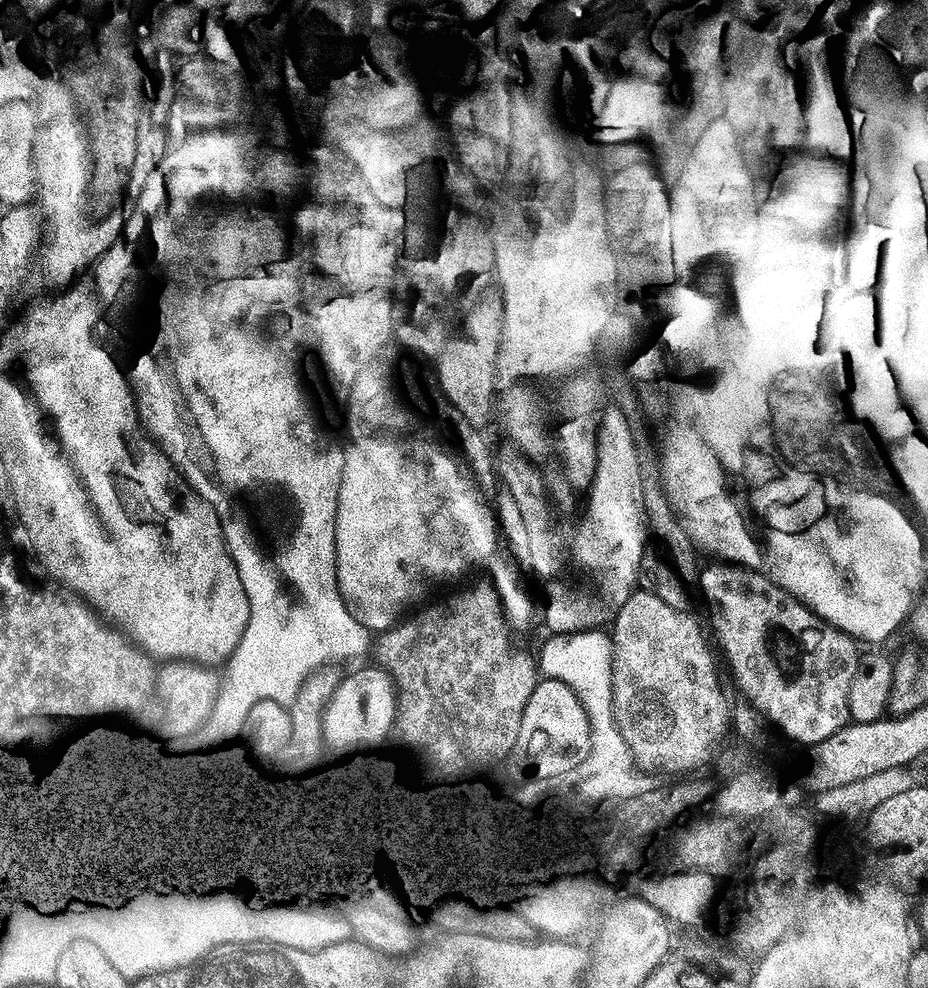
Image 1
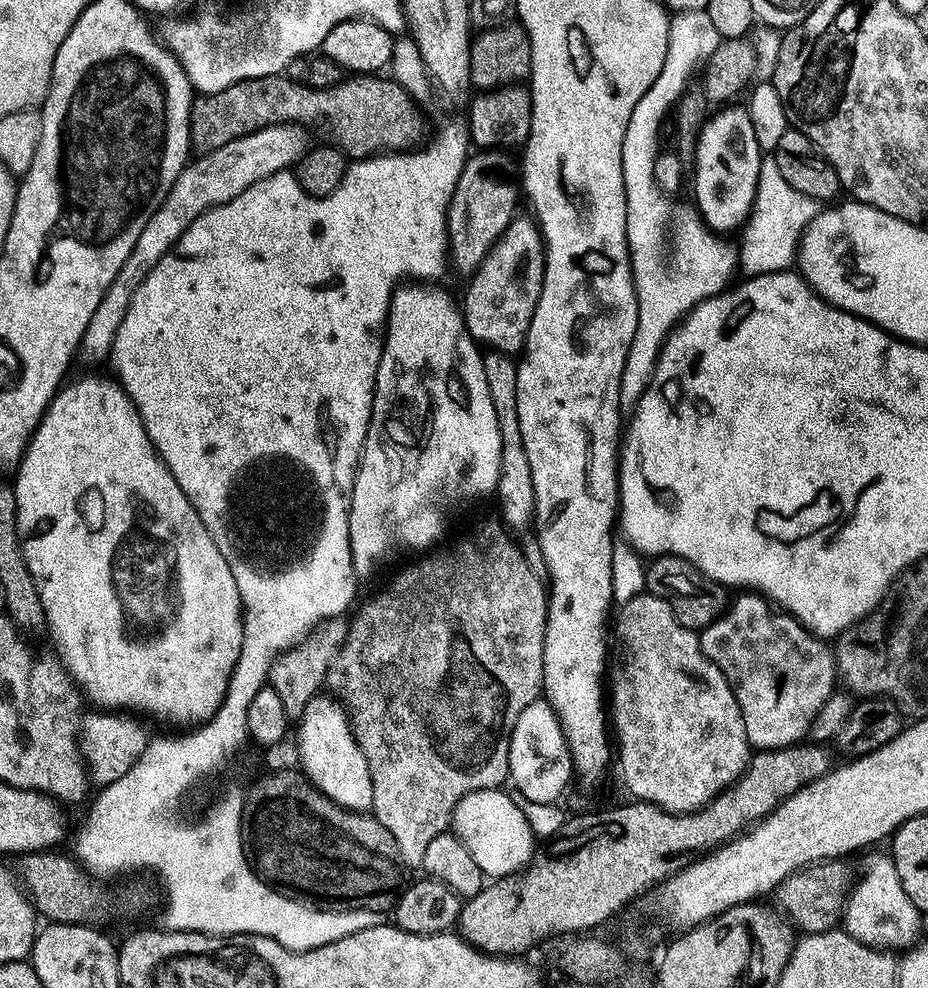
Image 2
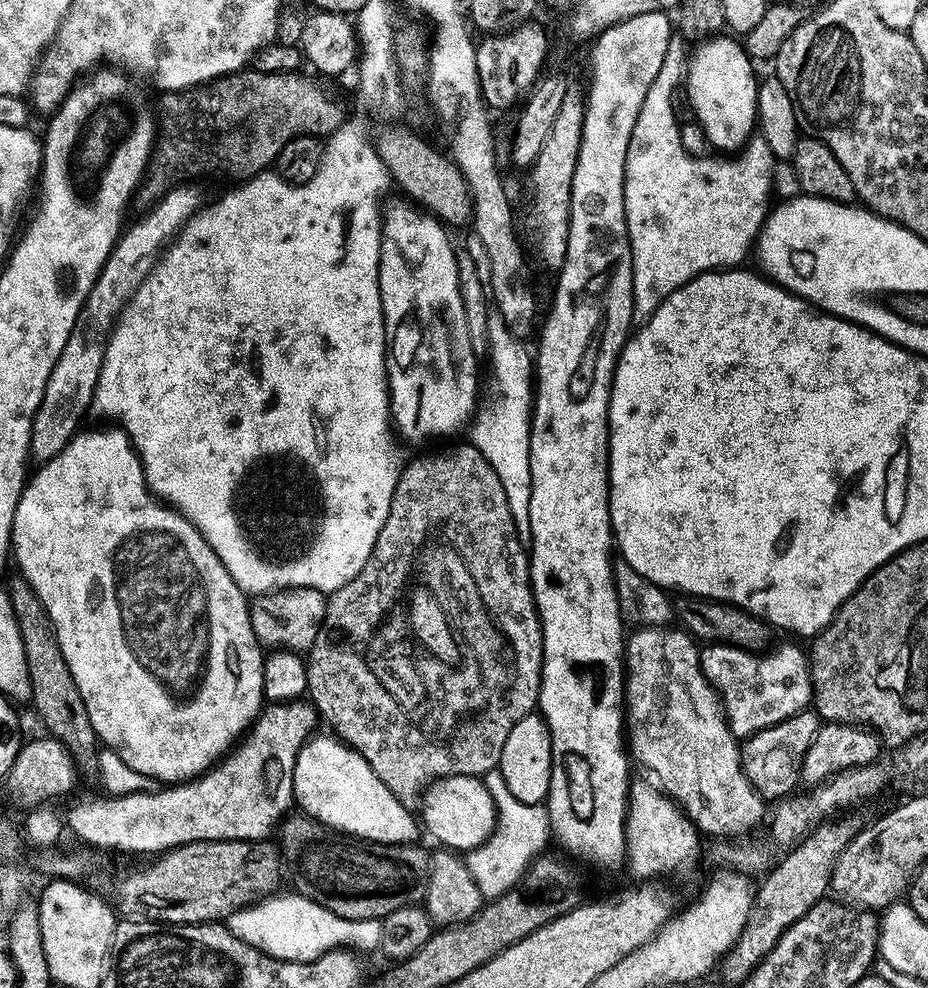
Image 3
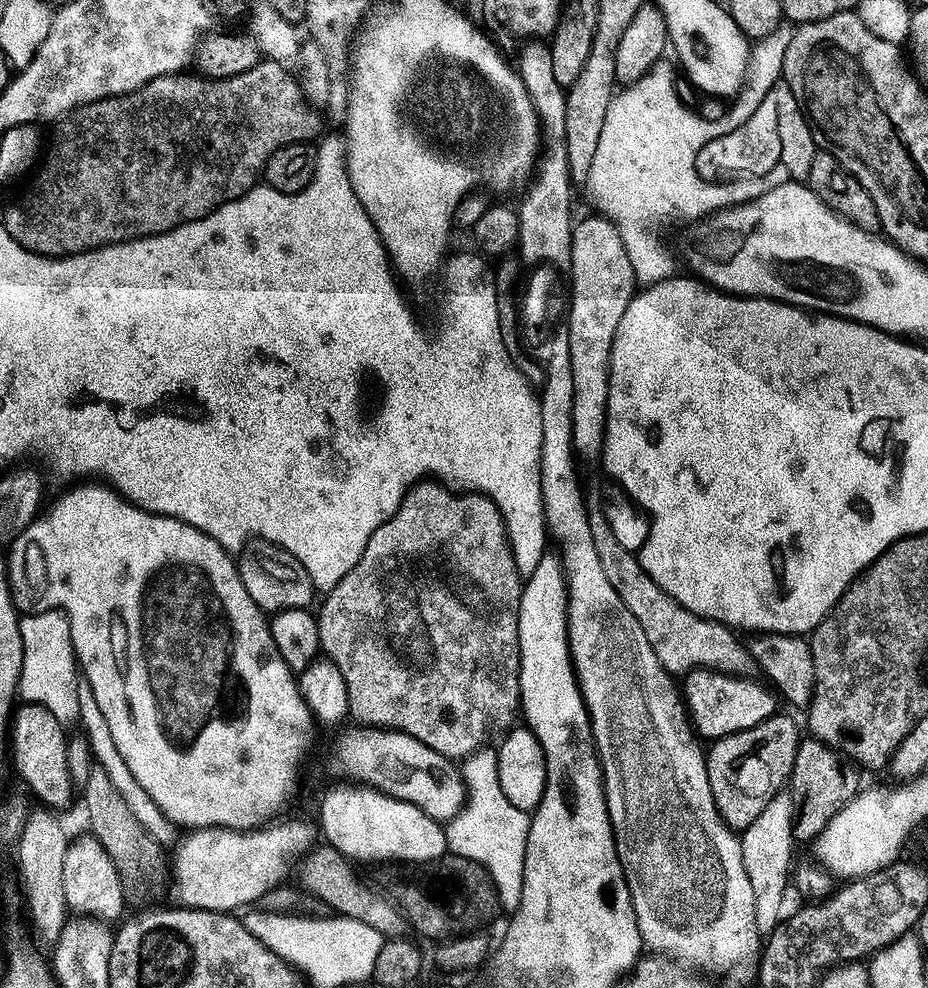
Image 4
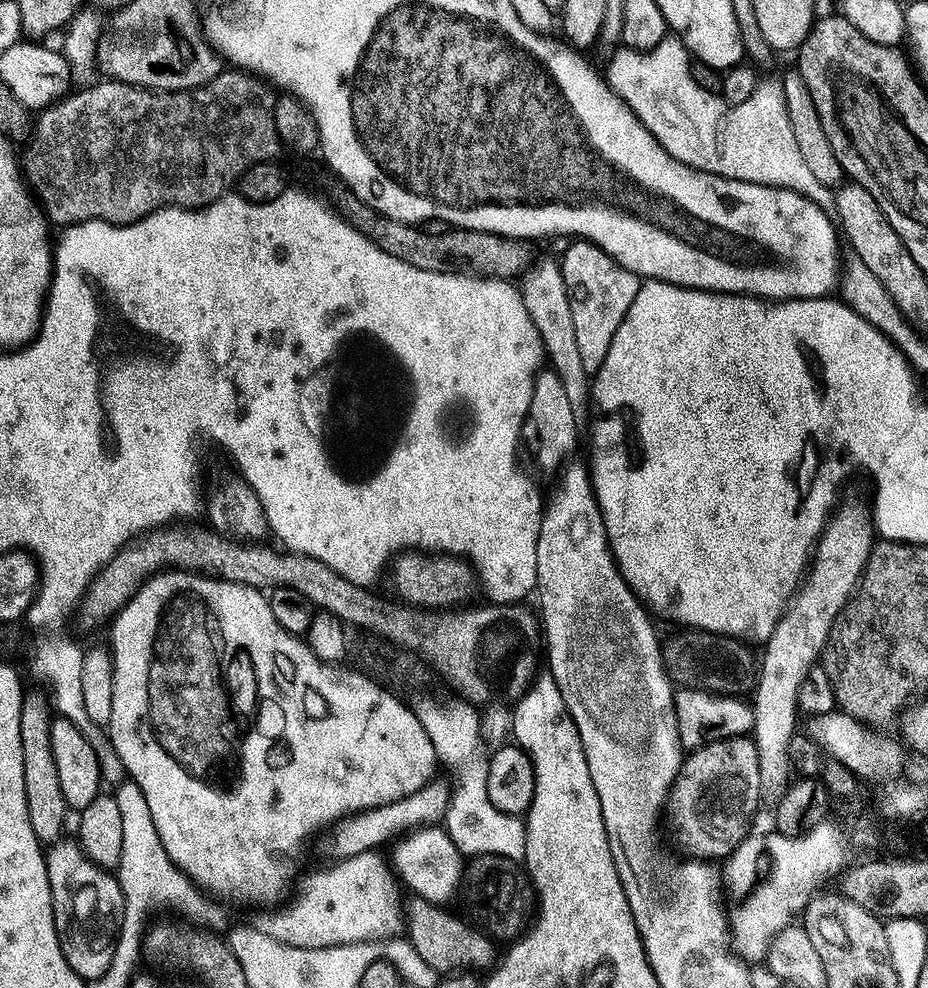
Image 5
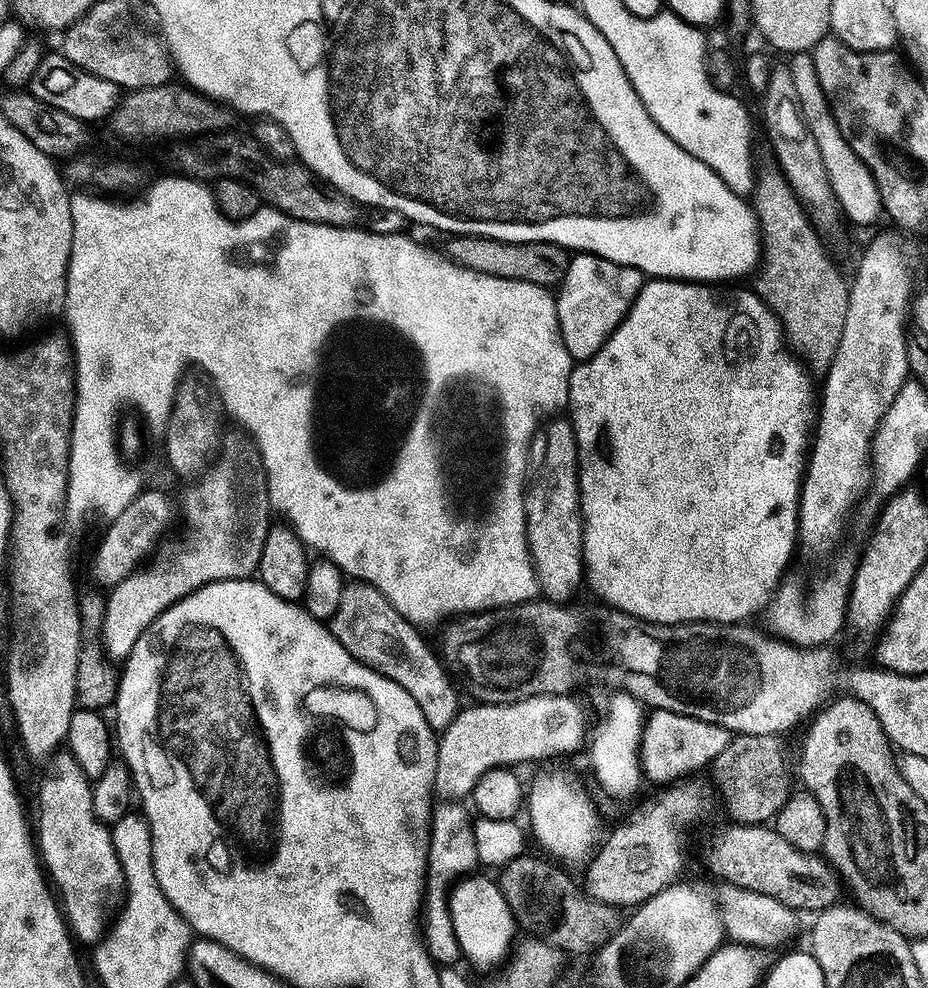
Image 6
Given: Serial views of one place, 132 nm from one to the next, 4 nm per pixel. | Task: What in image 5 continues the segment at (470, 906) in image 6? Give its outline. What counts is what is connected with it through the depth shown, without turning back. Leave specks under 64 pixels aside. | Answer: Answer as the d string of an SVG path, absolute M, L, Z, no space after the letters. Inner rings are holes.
M425 826L415 829L403 838L395 841L396 849L392 852L392 858L390 857L390 864L394 870L395 875L399 877L405 884L408 883L410 891L414 892L419 899L428 900L432 904L439 904L441 906L447 905L448 899L455 894L456 891L461 891L462 877L466 872L466 860L465 857L456 849L451 838L448 837L447 831L440 826Z

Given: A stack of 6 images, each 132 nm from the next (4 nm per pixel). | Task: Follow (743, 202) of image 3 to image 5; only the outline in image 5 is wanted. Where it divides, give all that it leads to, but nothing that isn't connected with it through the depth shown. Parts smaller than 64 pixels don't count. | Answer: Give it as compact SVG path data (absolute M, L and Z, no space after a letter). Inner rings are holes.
M665 35L664 40L658 42L653 48L648 48L644 52L639 52L636 48L629 48L627 46L620 46L615 49L616 52L608 60L608 72L606 68L606 79L608 85L617 92L622 99L626 102L626 106L630 106L630 110L639 118L640 121L650 130L650 134L654 134L654 138L659 144L669 152L676 160L681 160L684 164L689 164L691 168L696 168L700 172L714 173L716 176L730 177L731 180L736 181L748 181L751 184L756 185L770 185L775 188L786 188L792 192L798 192L806 197L808 200L815 202L819 208L830 210L835 207L835 193L833 189L822 182L819 182L818 178L811 173L811 169L808 168L806 161L803 159L803 155L799 153L798 142L794 142L794 130L790 130L790 118L788 117L788 111L784 105L784 98L781 89L774 83L764 84L764 82L757 83L756 88L753 90L753 94L750 98L747 98L741 104L732 104L729 106L725 103L724 97L717 94L715 91L707 92L698 81L692 77L692 64L690 59L690 53L679 38L675 35Z

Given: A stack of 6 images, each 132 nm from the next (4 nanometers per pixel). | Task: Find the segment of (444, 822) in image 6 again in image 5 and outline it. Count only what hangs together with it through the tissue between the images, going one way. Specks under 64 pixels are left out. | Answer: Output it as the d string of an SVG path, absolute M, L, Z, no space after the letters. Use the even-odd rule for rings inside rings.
M372 849L370 851L362 851L360 854L348 856L344 860L336 860L332 867L320 870L318 872L312 872L308 876L304 877L300 882L299 880L295 883L292 895L294 894L292 900L291 898L287 901L287 904L281 905L280 910L266 908L257 912L256 916L252 917L251 920L248 920L249 927L252 927L256 930L262 932L262 934L267 934L274 938L275 941L282 942L283 945L295 946L298 949L324 949L329 948L334 945L354 945L362 941L372 941L372 940L385 940L395 937L402 928L402 916L398 914L398 900L400 898L400 887L399 881L393 876L386 876L386 870L388 871L387 861L382 860L382 852L379 849Z

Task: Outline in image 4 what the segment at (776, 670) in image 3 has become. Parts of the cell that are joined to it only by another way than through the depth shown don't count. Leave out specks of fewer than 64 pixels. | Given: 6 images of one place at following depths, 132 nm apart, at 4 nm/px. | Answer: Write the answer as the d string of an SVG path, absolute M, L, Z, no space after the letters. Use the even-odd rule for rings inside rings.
M694 668L683 674L682 681L682 700L687 715L688 712L692 715L692 724L697 728L695 731L701 737L704 735L708 742L758 726L758 722L770 718L777 711L773 698L768 694L769 689L763 683L755 684L752 678L743 675L728 675L710 668Z

